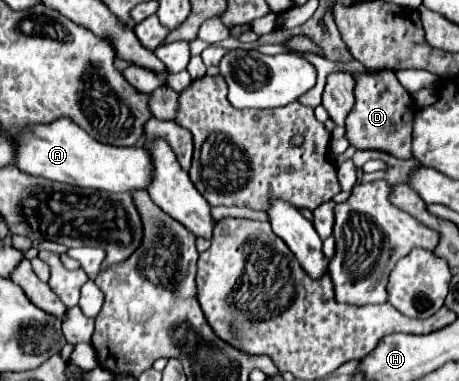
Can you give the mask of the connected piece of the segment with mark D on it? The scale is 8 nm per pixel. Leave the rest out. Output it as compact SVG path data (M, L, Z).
M381 70L375 74L355 76L355 106L347 116L345 128L351 146L355 148L375 148L395 154L397 158L411 158L411 124L417 106L399 80L395 72Z

